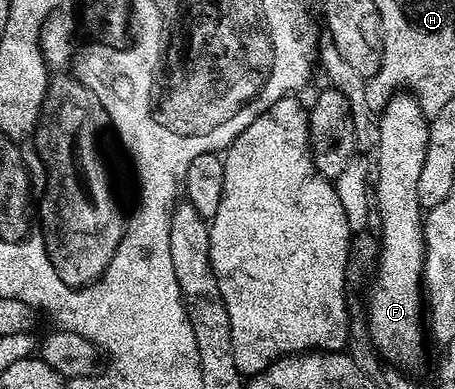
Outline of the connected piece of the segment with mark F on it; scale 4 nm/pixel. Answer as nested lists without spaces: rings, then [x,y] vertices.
[[[397,94],[388,99],[388,104],[384,111],[379,113],[380,137],[376,144],[376,168],[374,164],[374,208],[380,211],[380,224],[378,223],[380,251],[374,260],[376,266],[376,277],[372,280],[372,289],[368,292],[368,332],[372,335],[372,344],[396,366],[402,364],[416,364],[424,356],[424,336],[426,340],[426,328],[422,323],[422,277],[424,274],[424,226],[422,223],[422,209],[418,202],[418,174],[422,170],[422,162],[426,158],[426,142],[428,141],[428,120],[423,110],[418,106],[415,96],[411,94]]]

